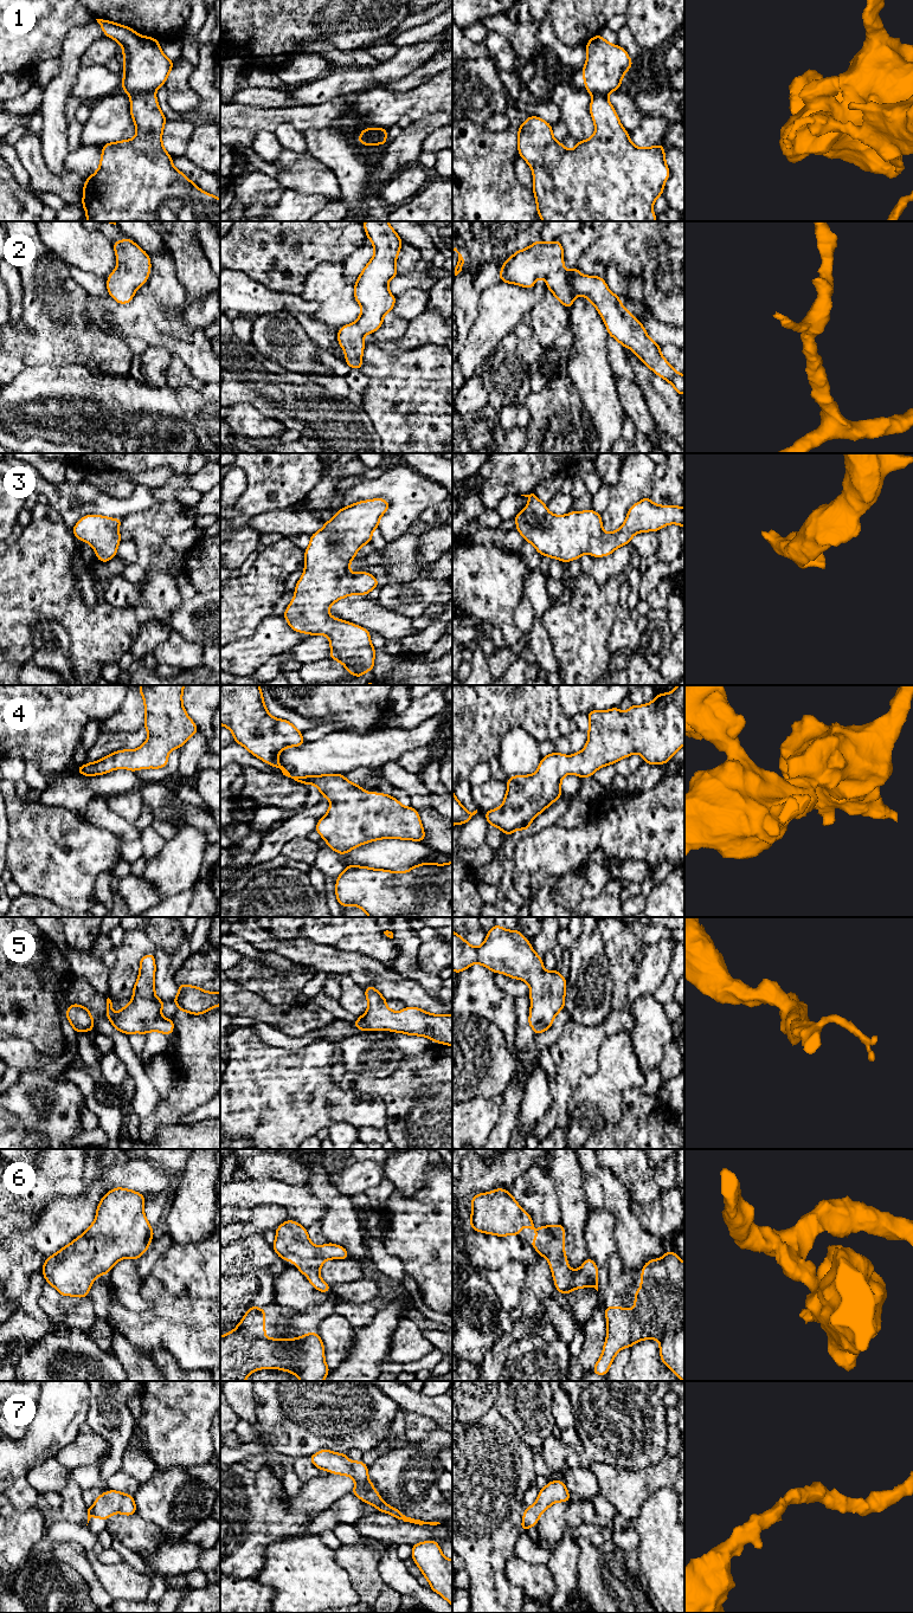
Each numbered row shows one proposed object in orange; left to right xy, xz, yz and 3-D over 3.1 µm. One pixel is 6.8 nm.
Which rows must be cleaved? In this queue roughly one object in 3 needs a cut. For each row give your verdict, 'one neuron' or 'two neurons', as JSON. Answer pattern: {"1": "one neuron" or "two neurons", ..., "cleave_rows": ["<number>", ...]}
{"1": "two neurons", "2": "one neuron", "3": "one neuron", "4": "one neuron", "5": "one neuron", "6": "one neuron", "7": "one neuron", "cleave_rows": ["1"]}

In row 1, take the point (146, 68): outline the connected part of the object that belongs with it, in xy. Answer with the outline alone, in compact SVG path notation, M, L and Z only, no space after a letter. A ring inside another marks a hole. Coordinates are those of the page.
M96 19L107 38L114 38L123 50L124 72L122 90L129 96L155 92L174 65L152 37L137 34L130 27L109 20Z

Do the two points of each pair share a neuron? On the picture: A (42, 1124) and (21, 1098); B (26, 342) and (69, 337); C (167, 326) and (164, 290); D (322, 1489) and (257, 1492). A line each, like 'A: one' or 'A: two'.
A: one
B: one
C: one
D: two

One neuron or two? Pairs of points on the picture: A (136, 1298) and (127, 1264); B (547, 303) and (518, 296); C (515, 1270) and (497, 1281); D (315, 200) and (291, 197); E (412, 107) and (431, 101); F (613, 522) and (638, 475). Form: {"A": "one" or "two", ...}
{"A": "one", "B": "two", "C": "one", "D": "one", "E": "one", "F": "one"}

